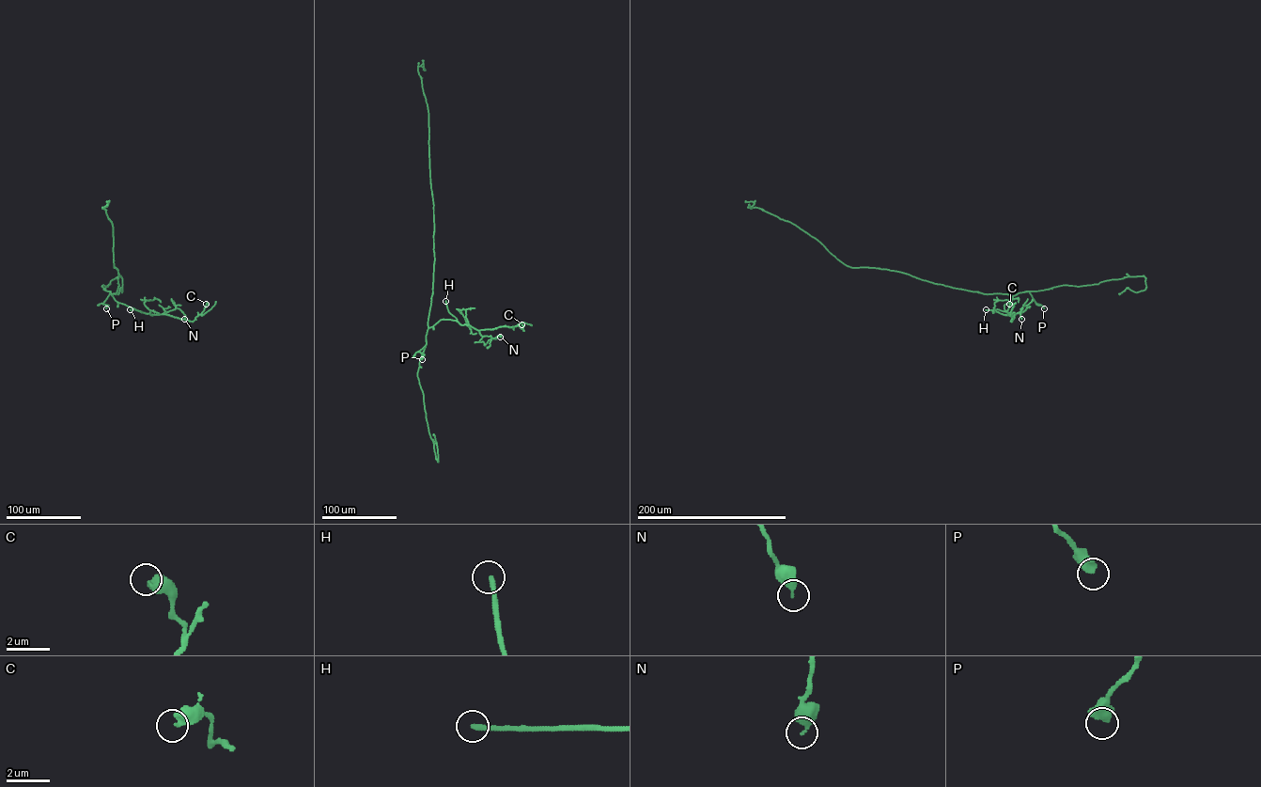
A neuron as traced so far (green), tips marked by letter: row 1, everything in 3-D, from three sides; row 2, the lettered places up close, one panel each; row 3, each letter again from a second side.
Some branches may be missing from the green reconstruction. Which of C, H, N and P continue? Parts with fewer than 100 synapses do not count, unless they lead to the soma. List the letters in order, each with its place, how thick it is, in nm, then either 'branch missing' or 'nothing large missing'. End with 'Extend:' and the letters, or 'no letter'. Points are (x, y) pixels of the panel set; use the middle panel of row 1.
C: (521, 324) | 440 nm | nothing large missing
H: (445, 301) | 220 nm | branch missing
N: (500, 337) | 440 nm | nothing large missing
P: (422, 359) | 600 nm | nothing large missing
Extend: H

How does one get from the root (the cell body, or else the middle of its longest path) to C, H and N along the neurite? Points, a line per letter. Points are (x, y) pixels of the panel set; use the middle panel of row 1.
C: (433, 269), (428, 327), (443, 319), (455, 320), (478, 330), (506, 326), (521, 328), (521, 324)
H: (433, 269), (428, 327), (442, 320), (457, 321), (448, 311), (445, 301)
N: (433, 269), (428, 327), (441, 320), (450, 319), (471, 325), (483, 336), (500, 337)

